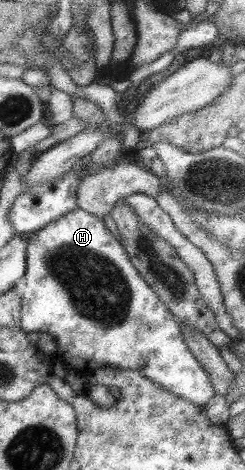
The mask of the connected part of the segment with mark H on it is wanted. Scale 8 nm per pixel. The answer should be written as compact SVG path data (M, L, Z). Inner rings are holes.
M79 208L60 216L57 220L41 228L41 230L35 231L35 234L26 241L25 264L24 275L18 288L20 295L19 329L25 334L36 332L51 335L56 342L59 359L68 369L73 369L77 374L81 375L90 375L97 369L102 369L103 367L113 367L119 370L137 370L153 384L160 386L173 396L182 398L185 402L190 402L197 406L204 405L209 398L215 394L206 370L195 360L193 353L189 352L184 338L181 336L181 332L179 332L176 318L172 314L169 314L166 306L157 298L155 292L151 290L151 287L140 277L140 274L135 268L133 268L125 249L119 244L117 236L106 221L99 220L96 216Z

